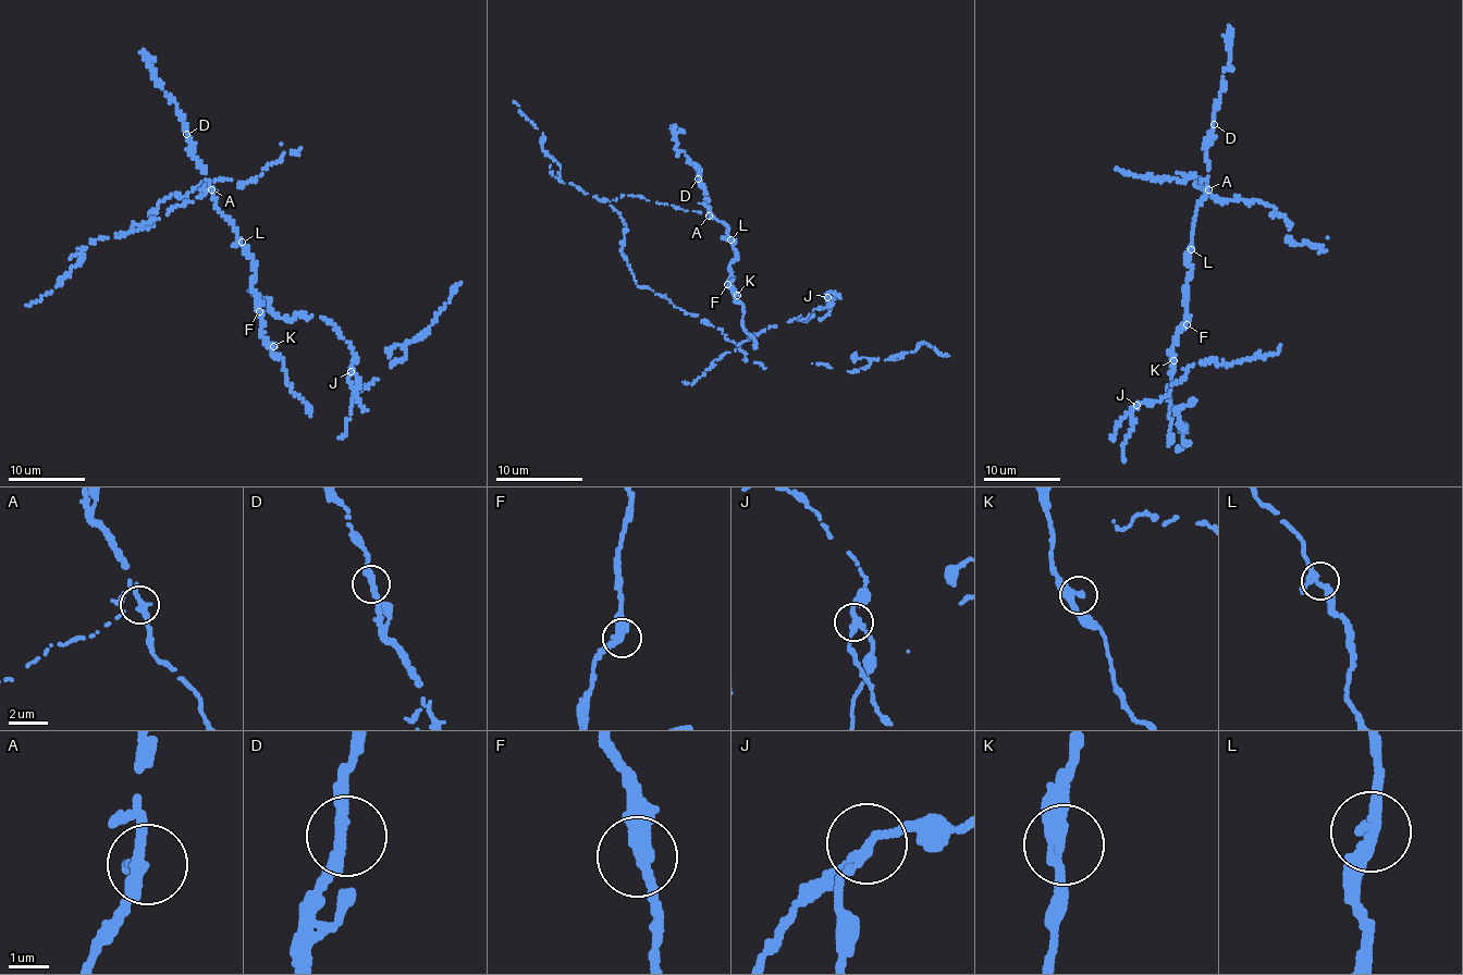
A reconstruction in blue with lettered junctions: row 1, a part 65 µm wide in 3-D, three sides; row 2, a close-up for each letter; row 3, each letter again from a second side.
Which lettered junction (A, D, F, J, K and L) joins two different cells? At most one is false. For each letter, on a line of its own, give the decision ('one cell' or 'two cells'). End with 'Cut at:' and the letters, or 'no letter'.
A: two cells
D: one cell
F: one cell
J: one cell
K: one cell
L: one cell
Cut at: A

